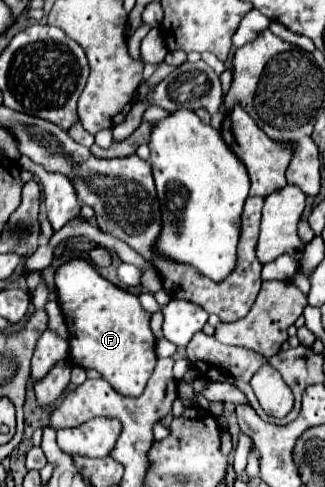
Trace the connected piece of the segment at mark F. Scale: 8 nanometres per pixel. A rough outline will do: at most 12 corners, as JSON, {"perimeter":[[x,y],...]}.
{"perimeter":[[83,257],[57,267],[69,359],[143,393],[151,313]]}

